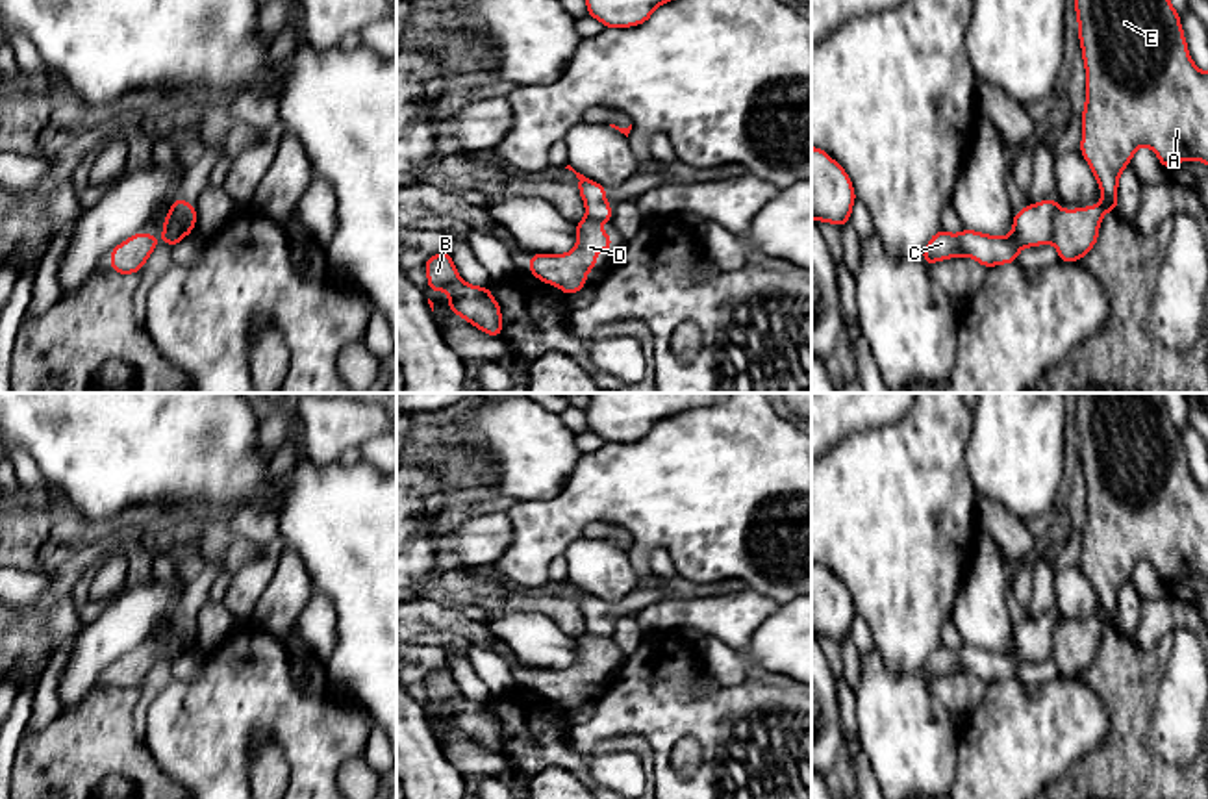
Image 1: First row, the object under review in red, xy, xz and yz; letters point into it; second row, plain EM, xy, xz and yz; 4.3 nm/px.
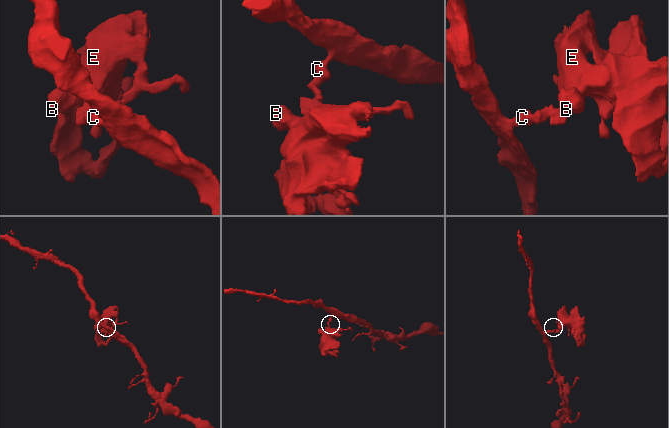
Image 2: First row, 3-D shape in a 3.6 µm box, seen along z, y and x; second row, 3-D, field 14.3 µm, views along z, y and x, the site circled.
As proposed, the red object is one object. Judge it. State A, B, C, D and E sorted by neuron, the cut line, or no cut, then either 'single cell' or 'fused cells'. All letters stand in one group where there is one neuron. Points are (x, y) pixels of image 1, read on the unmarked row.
A B D E / C | yz (1056, 621), (1049, 655) | fused cells

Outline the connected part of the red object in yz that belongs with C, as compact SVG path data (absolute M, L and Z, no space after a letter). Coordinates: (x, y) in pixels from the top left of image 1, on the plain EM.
M1052 612L1041 619L1028 619L1013 630L1013 649L1006 653L965 643L958 651L939 645L930 653L921 673L926 680L932 680L954 671L969 671L988 684L1000 679L1015 679L1023 662L1039 662L1051 656L1056 623L1058 617Z

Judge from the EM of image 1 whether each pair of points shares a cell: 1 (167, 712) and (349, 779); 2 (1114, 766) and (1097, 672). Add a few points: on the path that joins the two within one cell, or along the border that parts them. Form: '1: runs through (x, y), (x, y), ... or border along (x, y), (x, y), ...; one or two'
1: border along (364, 753), (349, 759), (336, 779); two
2: runs through (1121, 742), (1121, 696); one

